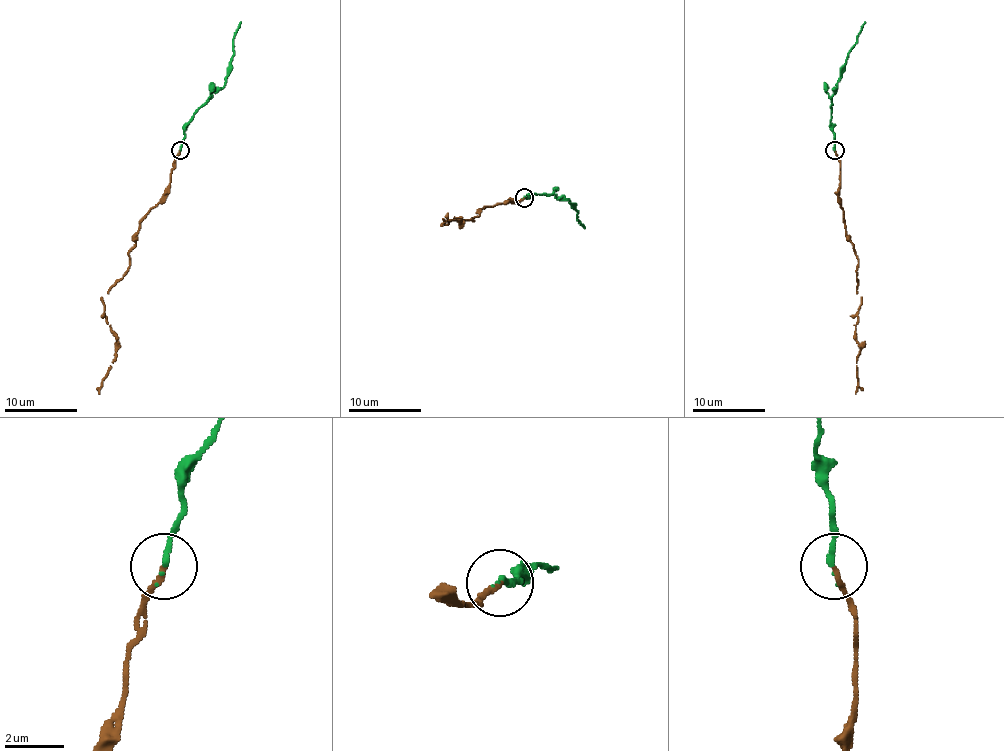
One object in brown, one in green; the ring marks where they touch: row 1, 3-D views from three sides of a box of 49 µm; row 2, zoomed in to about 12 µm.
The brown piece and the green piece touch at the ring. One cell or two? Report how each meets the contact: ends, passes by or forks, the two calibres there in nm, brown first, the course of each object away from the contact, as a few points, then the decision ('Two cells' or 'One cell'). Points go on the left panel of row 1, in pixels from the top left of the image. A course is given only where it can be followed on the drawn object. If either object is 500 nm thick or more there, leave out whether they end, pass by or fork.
At the ring brown ends. At the ring green ends. Thickness 170 nm (brown) against 200 nm. Course of brown: (180, 150), (169, 190), (142, 219), (128, 254), (130, 268), (102, 297), (117, 351), (99, 393). Course of green: (180, 150), (186, 123), (224, 85), (233, 55), (233, 36), (240, 22). One cell

